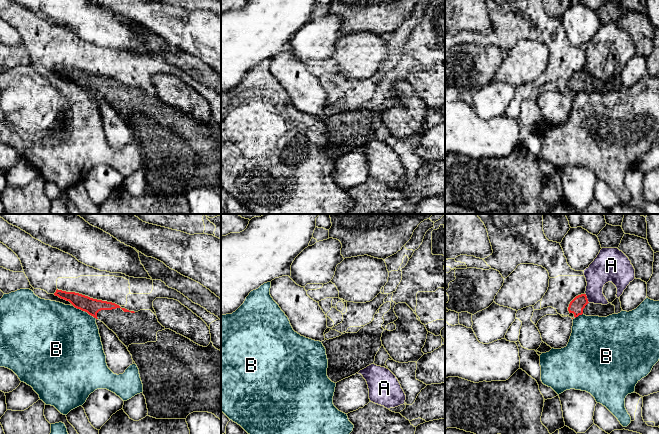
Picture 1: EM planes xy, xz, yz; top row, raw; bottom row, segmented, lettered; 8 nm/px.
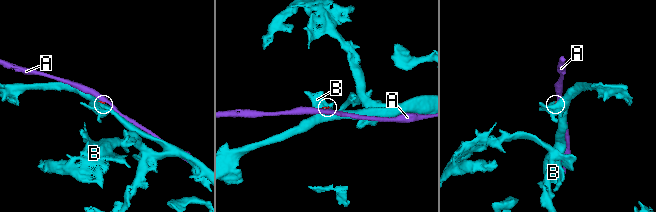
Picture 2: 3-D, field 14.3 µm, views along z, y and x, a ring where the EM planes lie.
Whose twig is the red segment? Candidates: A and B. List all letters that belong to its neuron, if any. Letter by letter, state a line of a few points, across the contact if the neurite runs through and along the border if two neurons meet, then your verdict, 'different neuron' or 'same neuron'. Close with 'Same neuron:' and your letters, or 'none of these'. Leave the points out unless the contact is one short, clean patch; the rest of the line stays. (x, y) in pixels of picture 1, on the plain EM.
A: yz (585, 69), (589, 78) | different neuron
B: xy (85, 87), (96, 94) | different neuron
Same neuron: none of these

